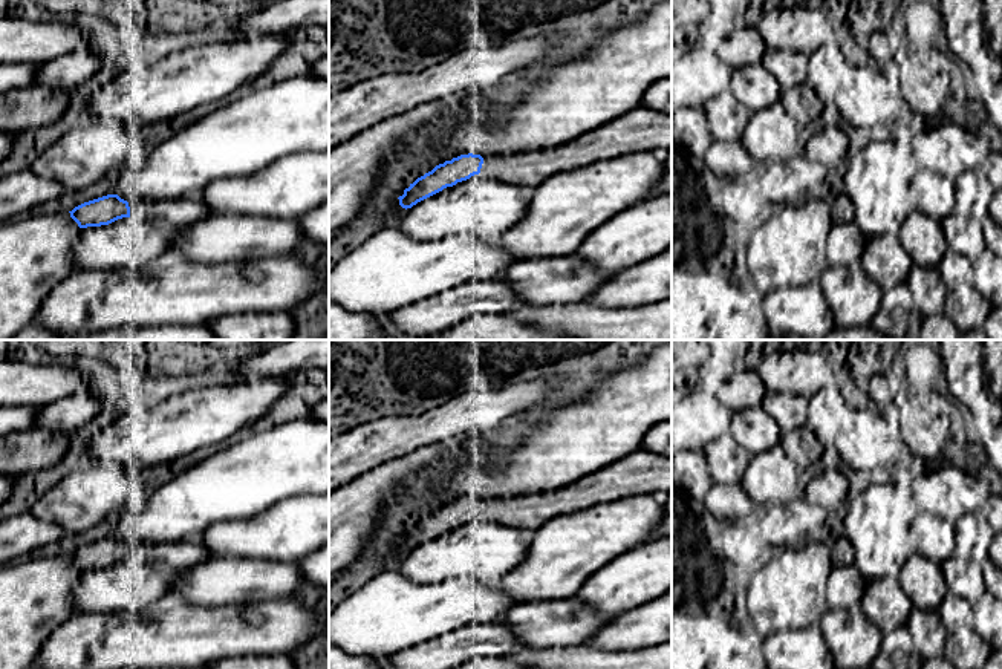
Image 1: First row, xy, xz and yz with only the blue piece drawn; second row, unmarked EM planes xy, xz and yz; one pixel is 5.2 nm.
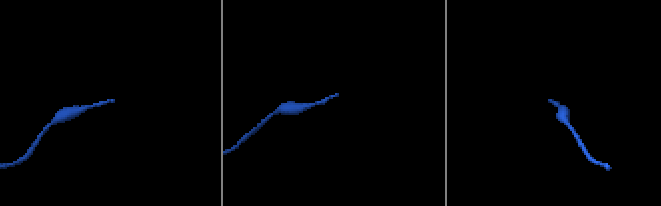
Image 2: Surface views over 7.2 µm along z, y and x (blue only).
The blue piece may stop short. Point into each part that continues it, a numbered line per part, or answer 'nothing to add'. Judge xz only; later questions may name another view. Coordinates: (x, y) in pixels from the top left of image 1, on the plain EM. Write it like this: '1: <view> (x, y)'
1: xz (641, 472)

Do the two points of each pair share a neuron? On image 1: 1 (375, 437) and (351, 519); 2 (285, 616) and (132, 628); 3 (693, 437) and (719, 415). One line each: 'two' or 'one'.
1: two
2: one
3: one

